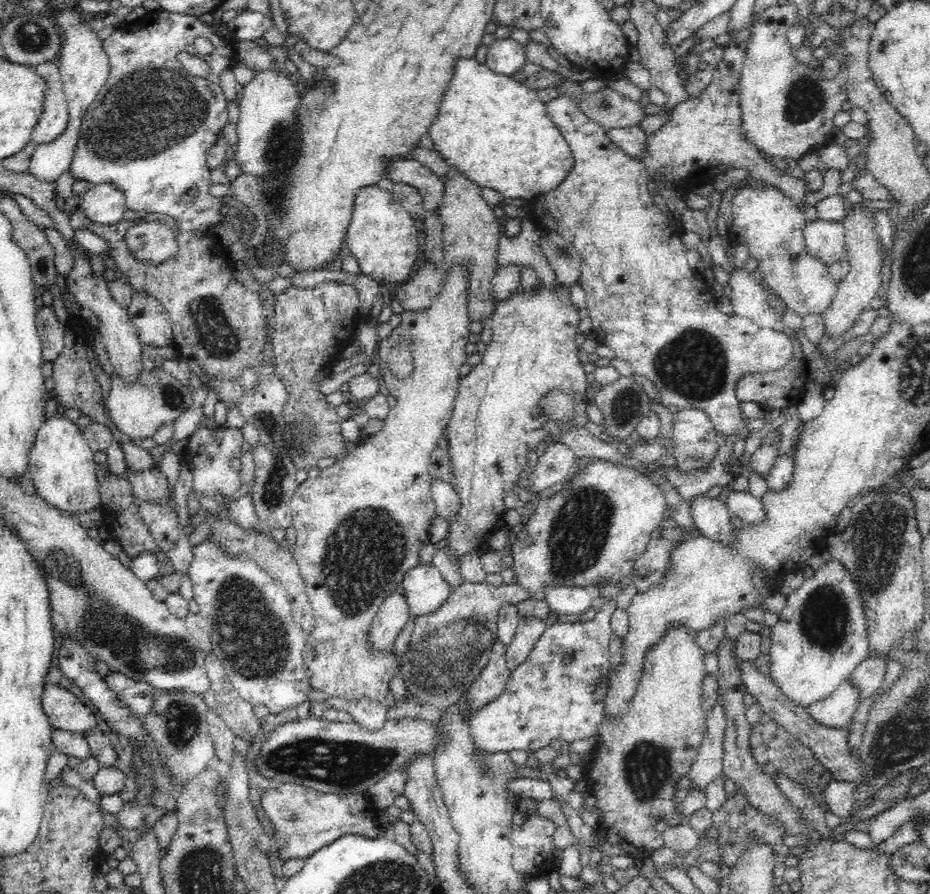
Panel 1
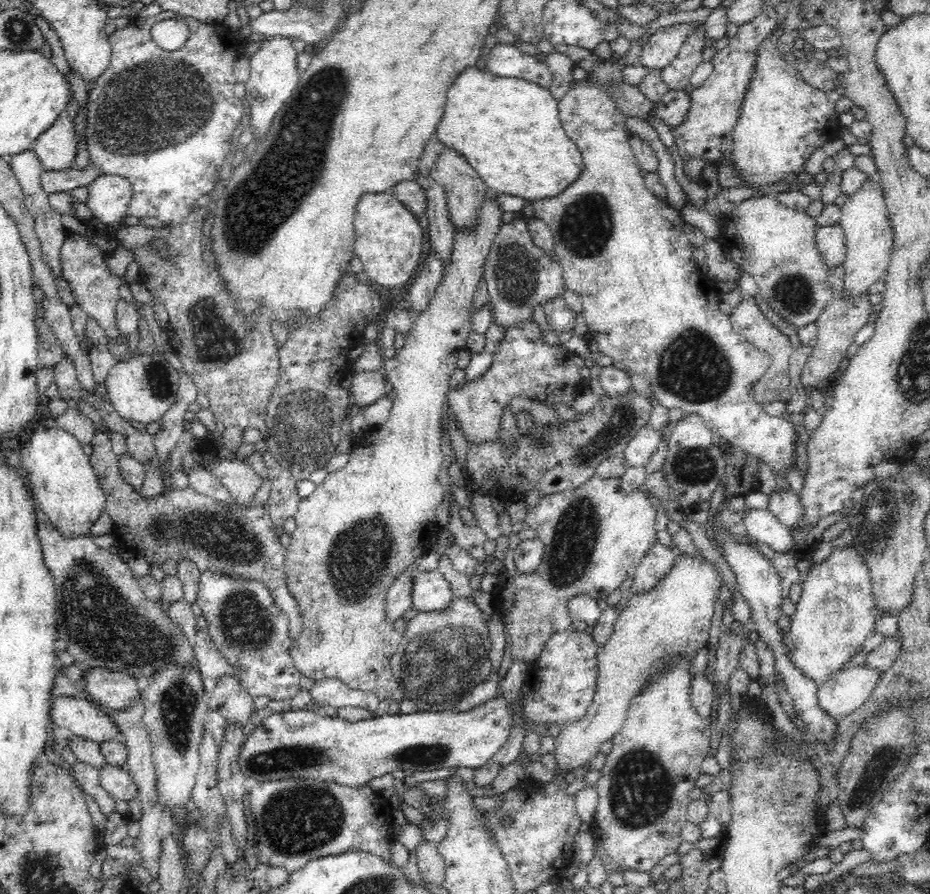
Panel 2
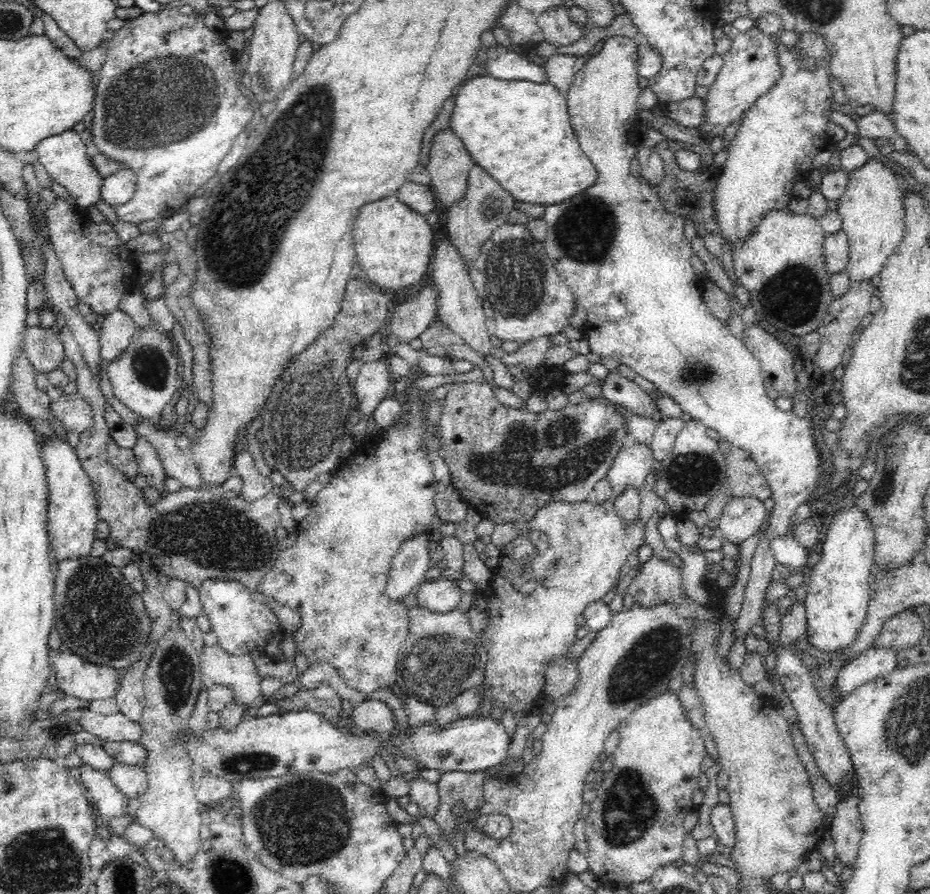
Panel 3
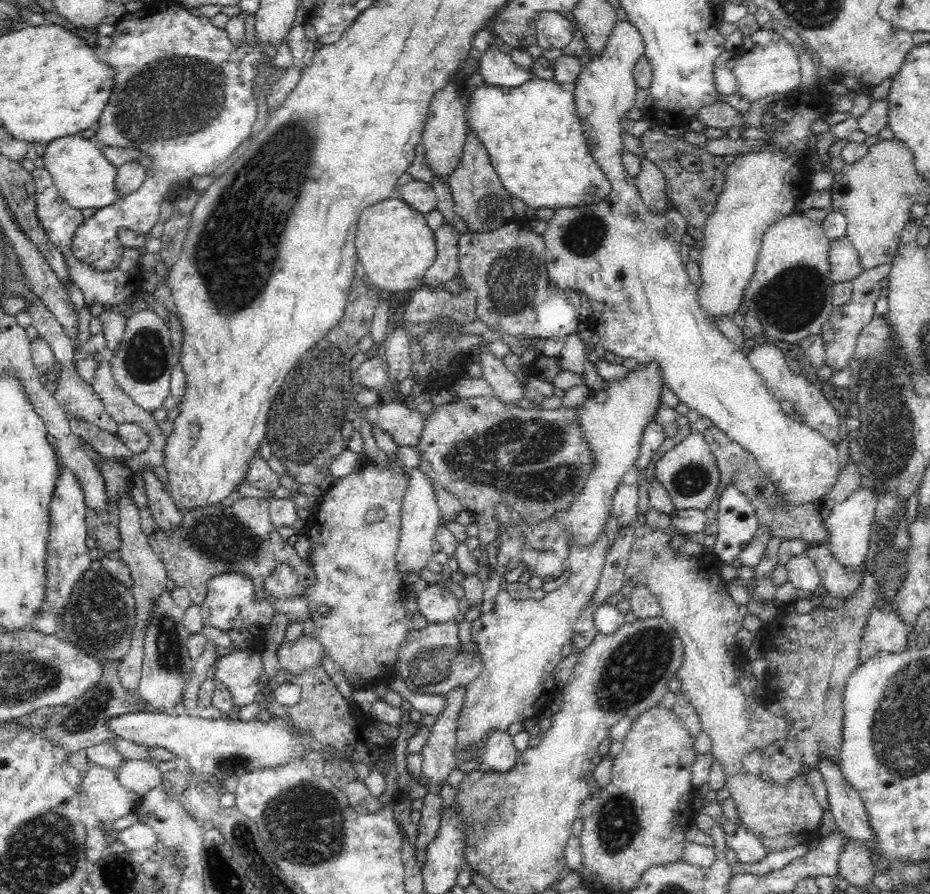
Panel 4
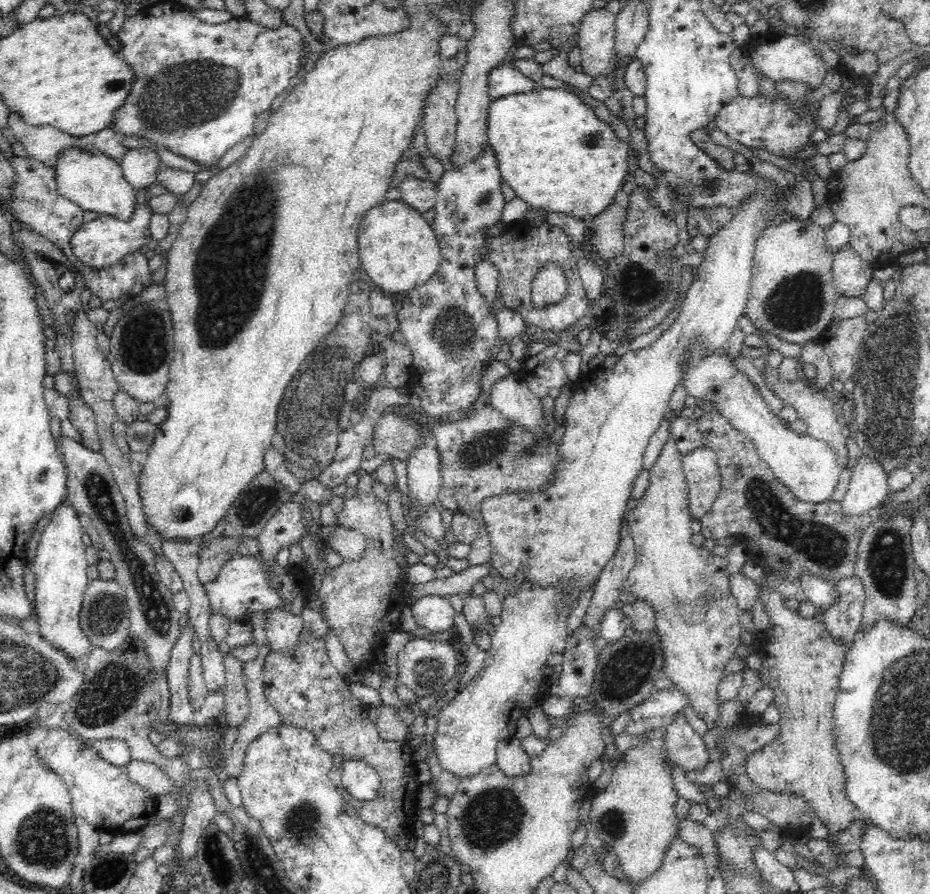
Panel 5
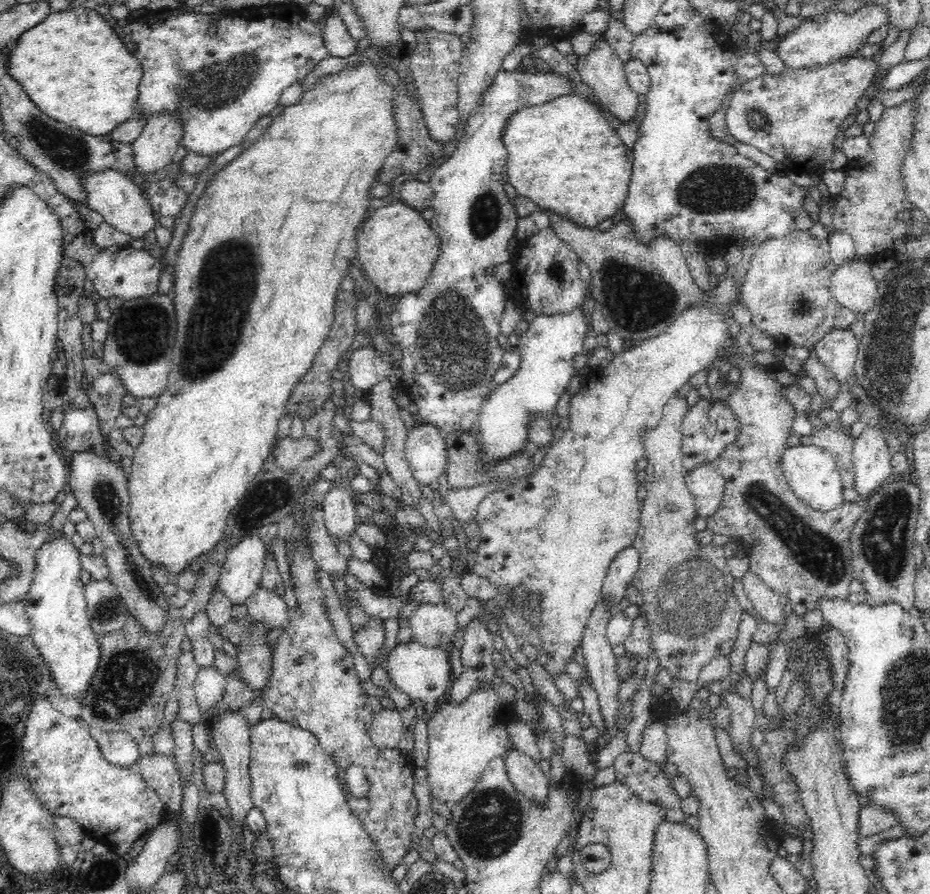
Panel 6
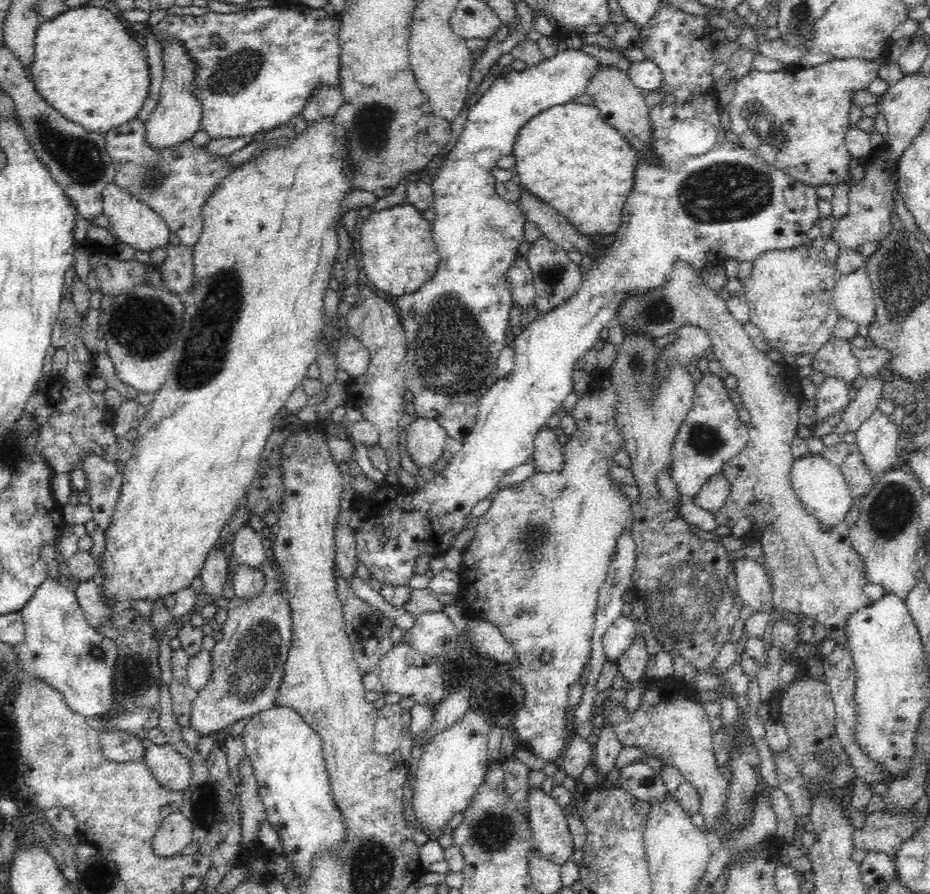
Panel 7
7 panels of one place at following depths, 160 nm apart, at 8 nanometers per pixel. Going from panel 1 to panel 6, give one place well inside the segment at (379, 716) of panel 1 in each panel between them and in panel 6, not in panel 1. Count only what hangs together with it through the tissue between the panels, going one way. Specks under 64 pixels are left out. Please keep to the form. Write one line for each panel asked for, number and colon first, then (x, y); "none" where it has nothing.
2: (329, 691)
3: (321, 671)
4: (306, 651)
5: (283, 629)
6: (268, 607)

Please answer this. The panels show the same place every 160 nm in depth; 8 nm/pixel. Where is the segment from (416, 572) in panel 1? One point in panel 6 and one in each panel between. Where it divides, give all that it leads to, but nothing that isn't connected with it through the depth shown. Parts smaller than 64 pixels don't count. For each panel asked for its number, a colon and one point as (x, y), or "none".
2: (431, 592)
3: (442, 595)
4: (437, 603)
5: (434, 613)
6: (433, 625)

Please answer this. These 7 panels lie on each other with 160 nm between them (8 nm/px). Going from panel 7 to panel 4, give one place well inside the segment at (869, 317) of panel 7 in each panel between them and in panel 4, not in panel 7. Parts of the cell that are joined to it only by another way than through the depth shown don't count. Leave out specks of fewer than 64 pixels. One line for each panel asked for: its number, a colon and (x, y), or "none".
4: (843, 258)
5: (851, 273)
6: (852, 285)

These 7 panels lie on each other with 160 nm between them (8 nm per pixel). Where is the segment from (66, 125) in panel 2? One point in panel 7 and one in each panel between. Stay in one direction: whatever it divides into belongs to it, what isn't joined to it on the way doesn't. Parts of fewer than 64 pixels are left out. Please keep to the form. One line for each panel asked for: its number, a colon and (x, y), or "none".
3: (67, 160)
4: (84, 177)
5: (95, 182)
6: (122, 205)
7: (132, 222)

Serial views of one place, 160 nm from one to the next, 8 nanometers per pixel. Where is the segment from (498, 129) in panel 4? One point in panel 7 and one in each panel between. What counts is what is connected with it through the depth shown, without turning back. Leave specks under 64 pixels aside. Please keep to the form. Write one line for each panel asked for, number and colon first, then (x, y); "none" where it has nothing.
5: (556, 155)
6: (565, 156)
7: (568, 156)

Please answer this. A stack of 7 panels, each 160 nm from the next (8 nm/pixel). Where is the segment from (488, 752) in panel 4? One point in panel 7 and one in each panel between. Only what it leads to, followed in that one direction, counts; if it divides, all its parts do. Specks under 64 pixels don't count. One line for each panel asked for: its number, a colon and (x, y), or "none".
5: (512, 760)
6: (521, 769)
7: (550, 826)

